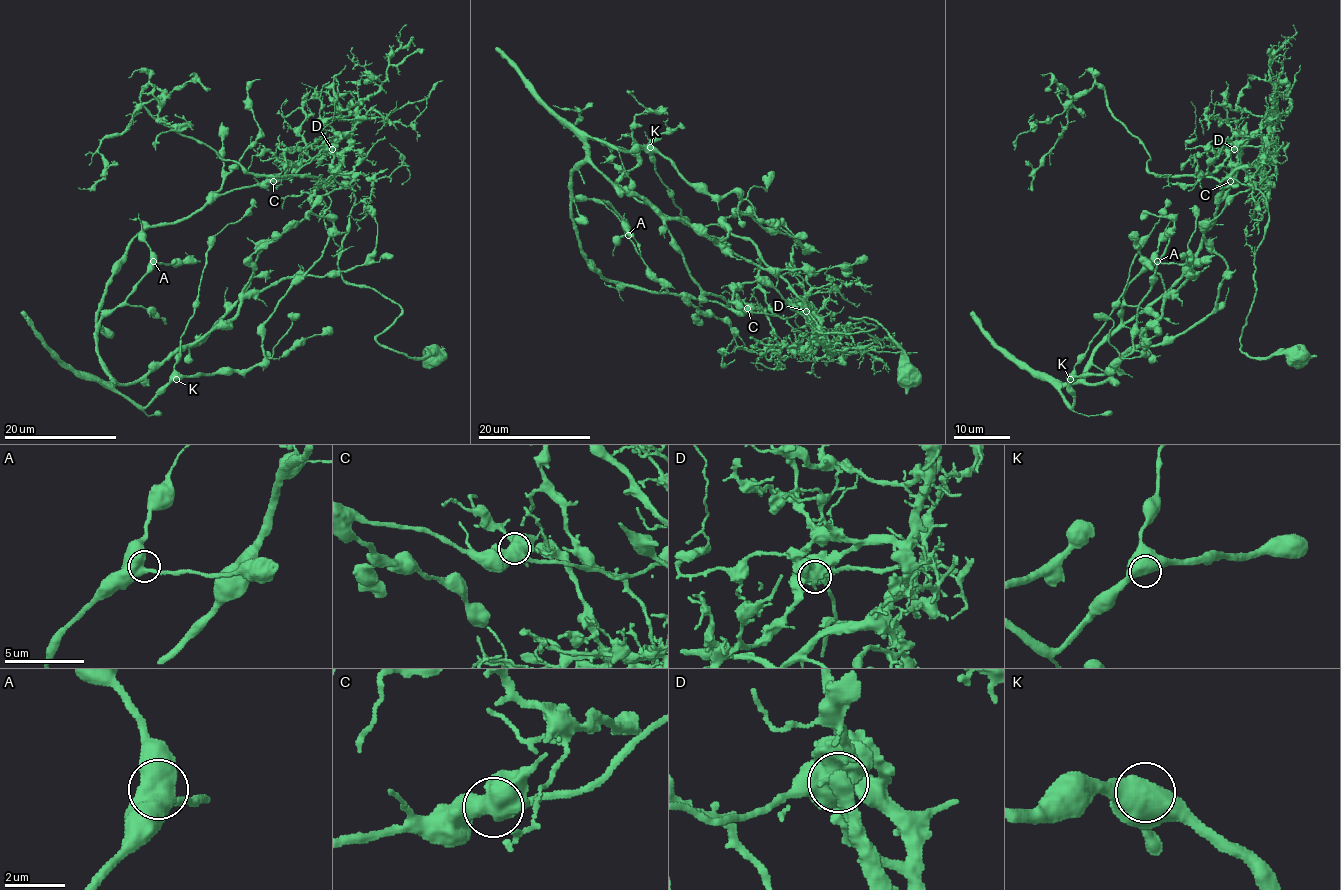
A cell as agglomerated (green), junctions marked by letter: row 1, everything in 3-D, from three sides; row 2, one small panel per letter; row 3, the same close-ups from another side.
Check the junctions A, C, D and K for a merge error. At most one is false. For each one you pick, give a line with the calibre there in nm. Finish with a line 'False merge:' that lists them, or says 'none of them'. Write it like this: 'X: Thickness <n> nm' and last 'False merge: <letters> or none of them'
D: Thickness 650 nm
False merge: D

